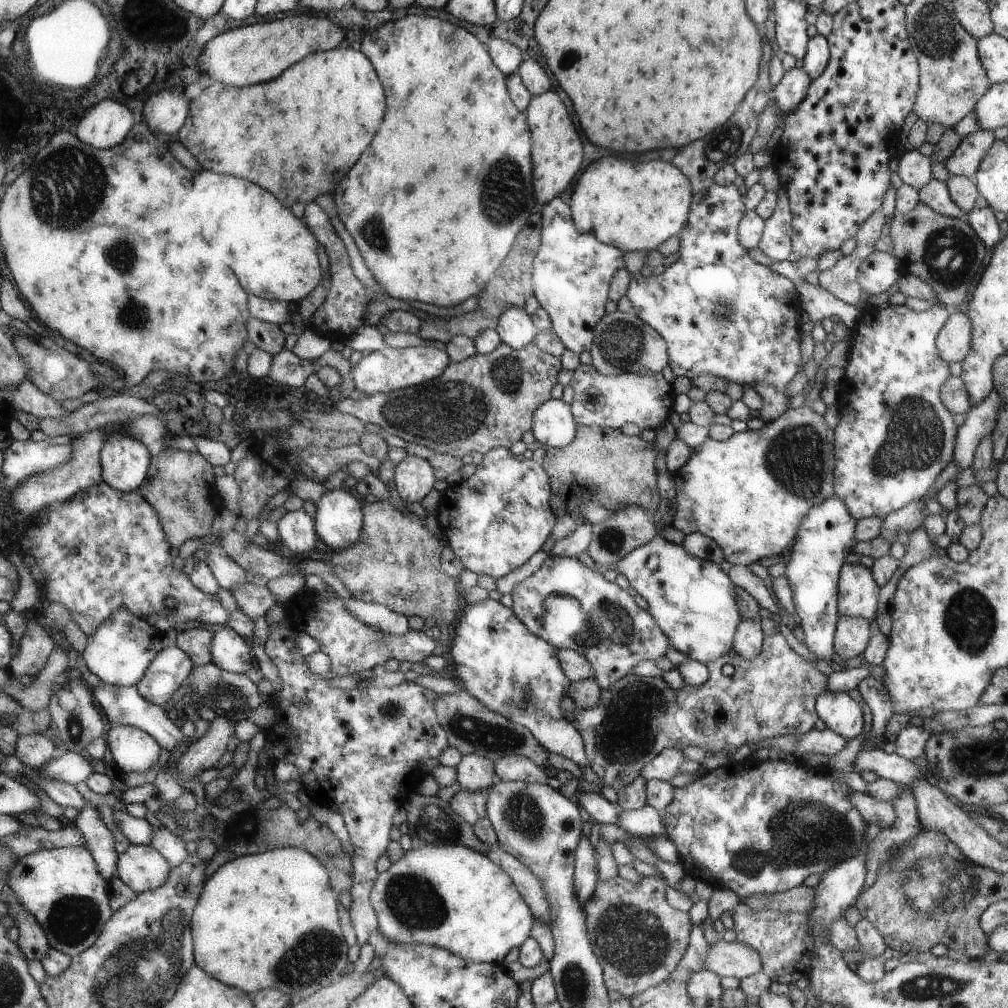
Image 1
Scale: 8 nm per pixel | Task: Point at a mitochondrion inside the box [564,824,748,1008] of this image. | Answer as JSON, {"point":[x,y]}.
{"point":[633,940]}

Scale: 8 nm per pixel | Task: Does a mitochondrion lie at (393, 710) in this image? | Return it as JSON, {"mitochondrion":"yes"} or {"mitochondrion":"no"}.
{"mitochondrion":"yes"}

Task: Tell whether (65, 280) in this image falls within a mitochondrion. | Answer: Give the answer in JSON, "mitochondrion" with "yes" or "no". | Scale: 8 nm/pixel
{"mitochondrion":"no"}

